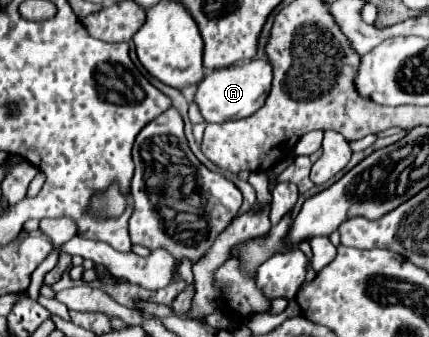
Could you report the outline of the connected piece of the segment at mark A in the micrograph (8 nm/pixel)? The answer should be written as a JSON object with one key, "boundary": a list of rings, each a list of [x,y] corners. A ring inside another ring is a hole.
{"boundary":[[[251,59],[231,67],[215,69],[203,77],[199,83],[195,103],[201,109],[201,115],[207,123],[225,123],[237,121],[253,115],[263,105],[273,81],[273,67],[267,59]]]}

